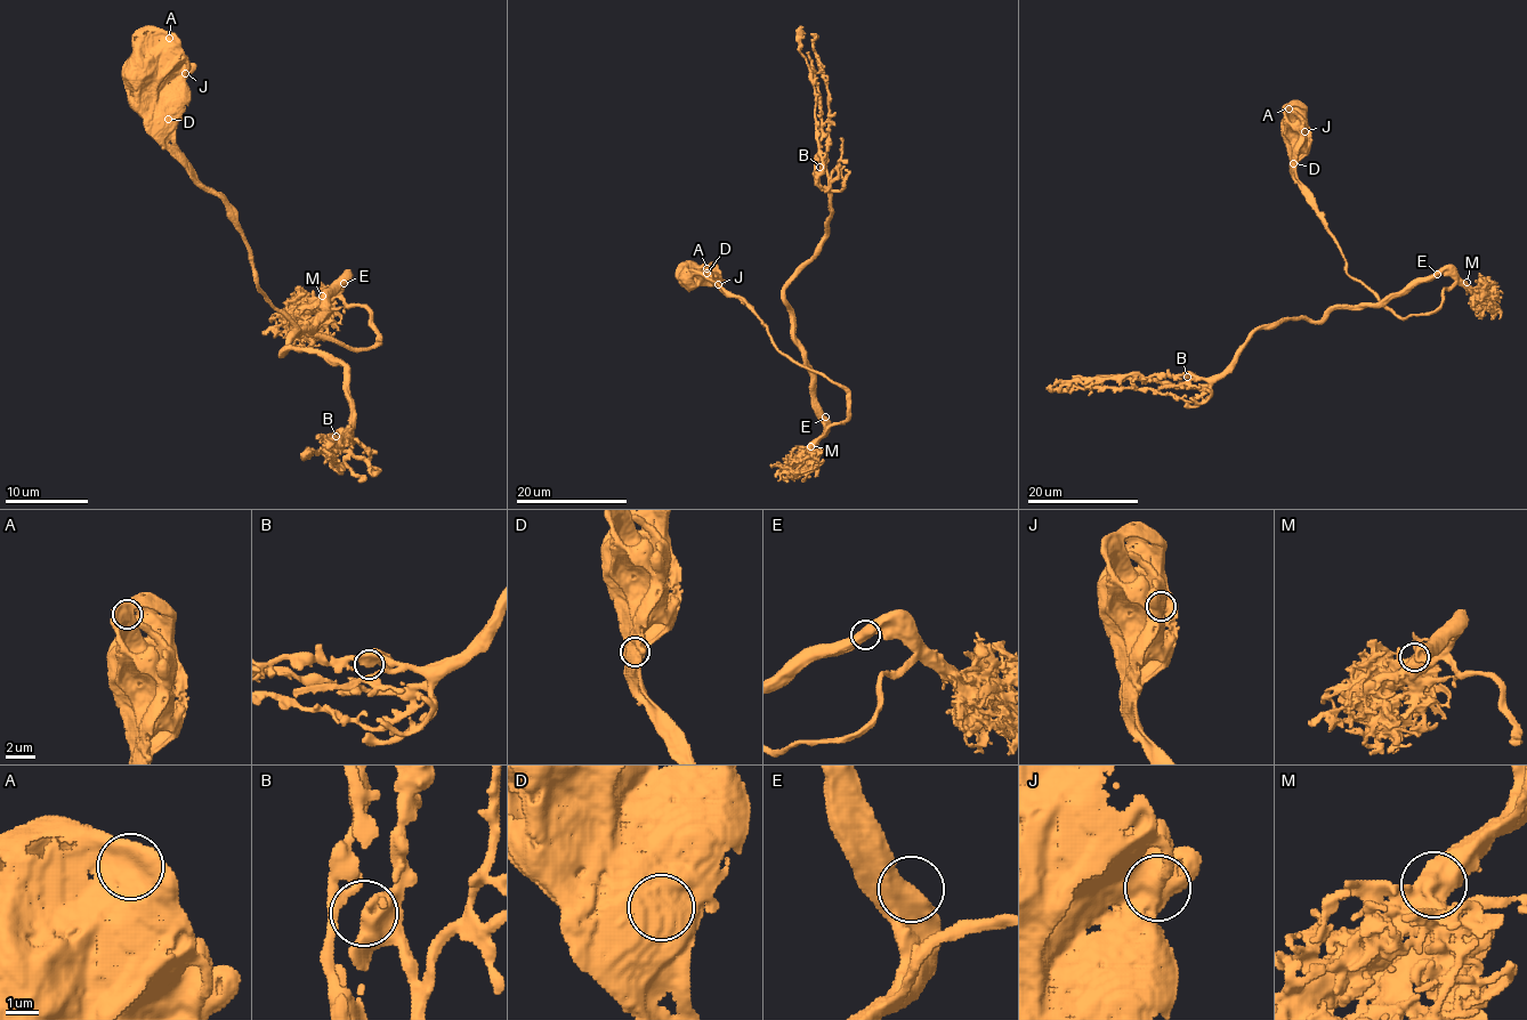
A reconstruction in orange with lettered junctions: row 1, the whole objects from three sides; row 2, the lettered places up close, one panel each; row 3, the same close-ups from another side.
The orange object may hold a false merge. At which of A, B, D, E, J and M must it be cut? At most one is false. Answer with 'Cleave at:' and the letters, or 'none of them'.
Cleave at: none of them

